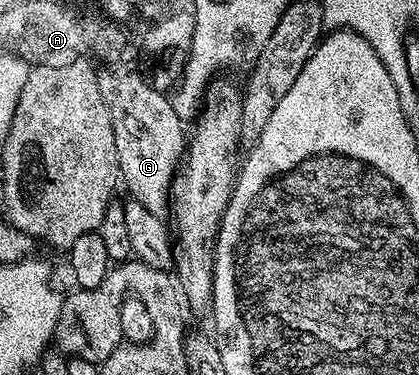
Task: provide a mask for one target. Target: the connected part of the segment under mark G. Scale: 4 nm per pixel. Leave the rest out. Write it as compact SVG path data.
M100 71L99 92L102 93L103 104L111 115L111 126L115 133L116 159L119 160L119 178L126 186L128 197L146 208L153 216L166 219L171 210L173 178L184 158L187 145L187 130L171 104L169 97L156 85L149 84L137 74L119 74L117 72Z

